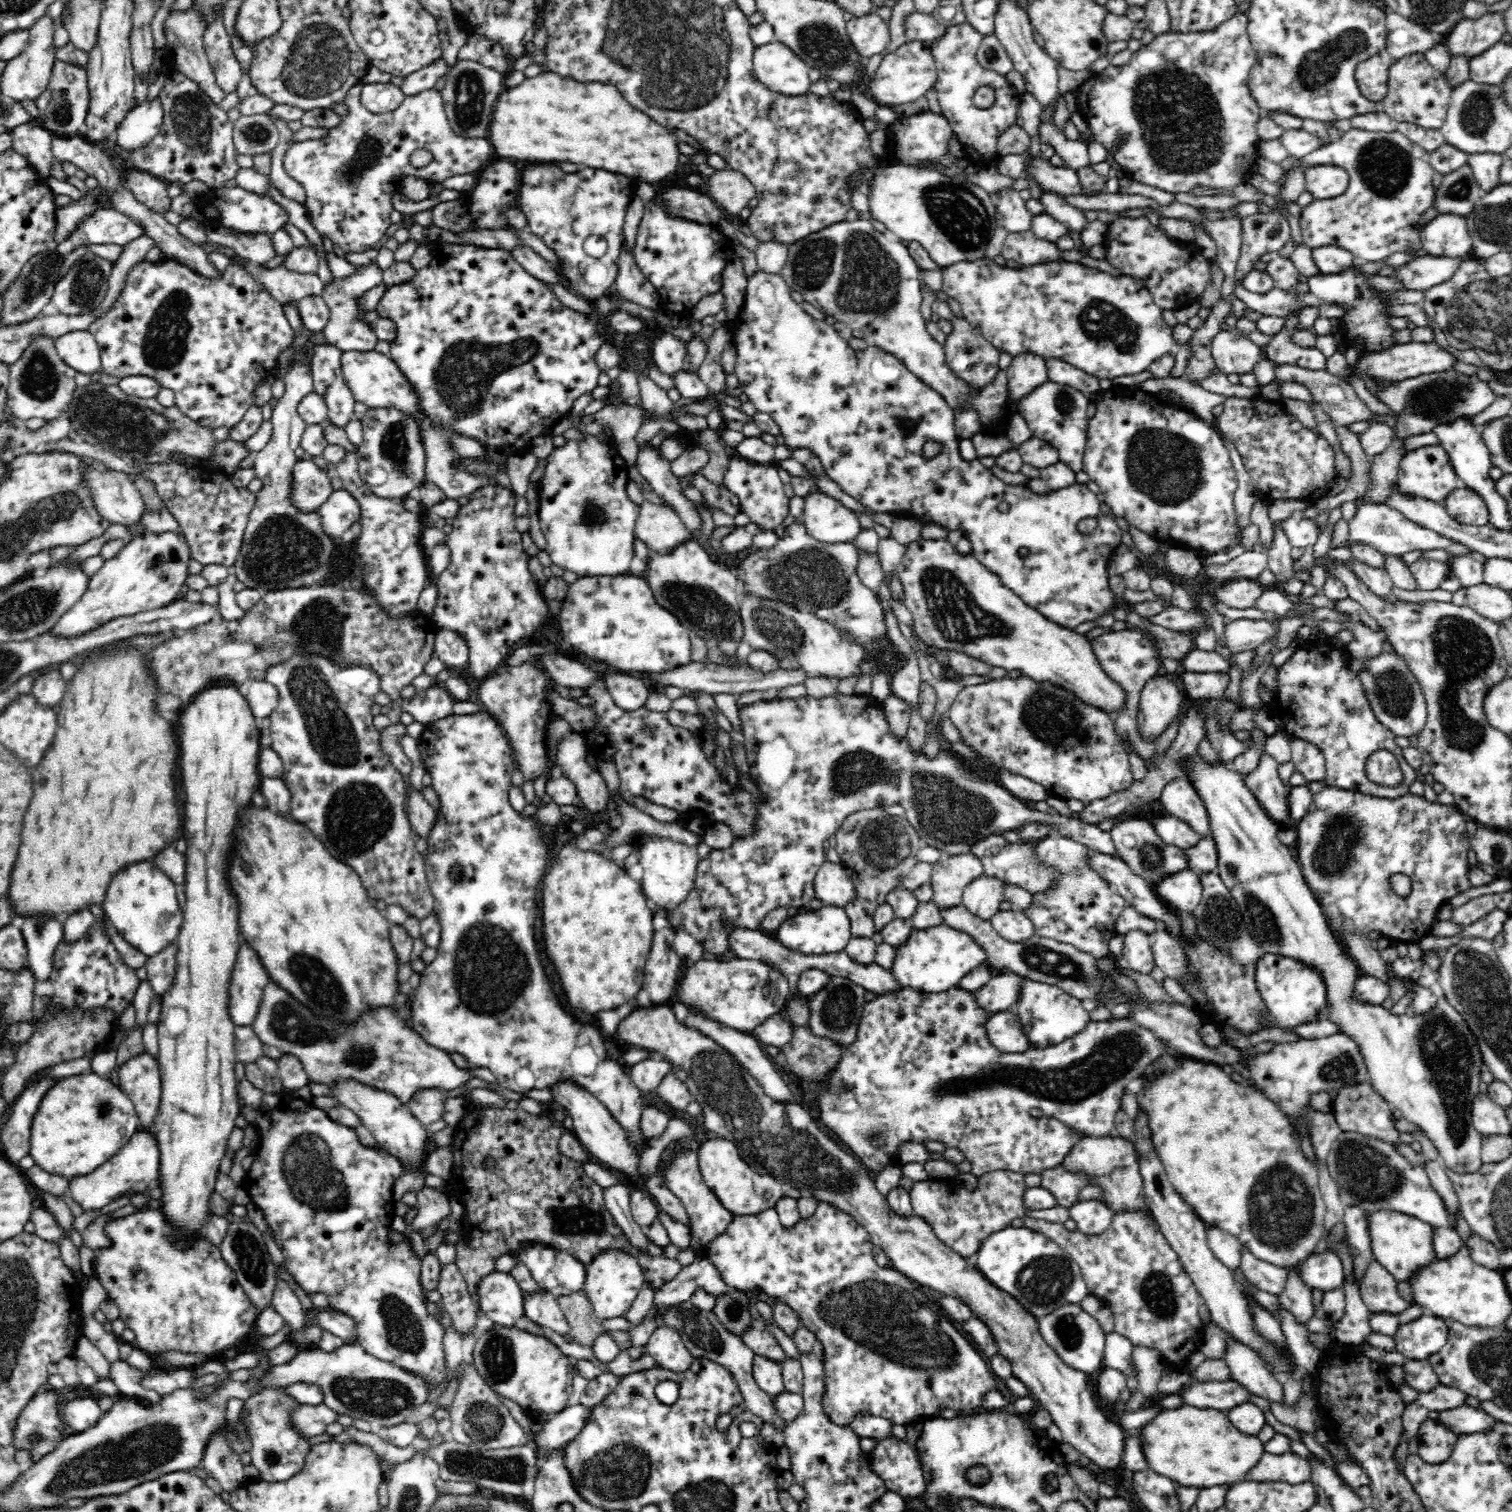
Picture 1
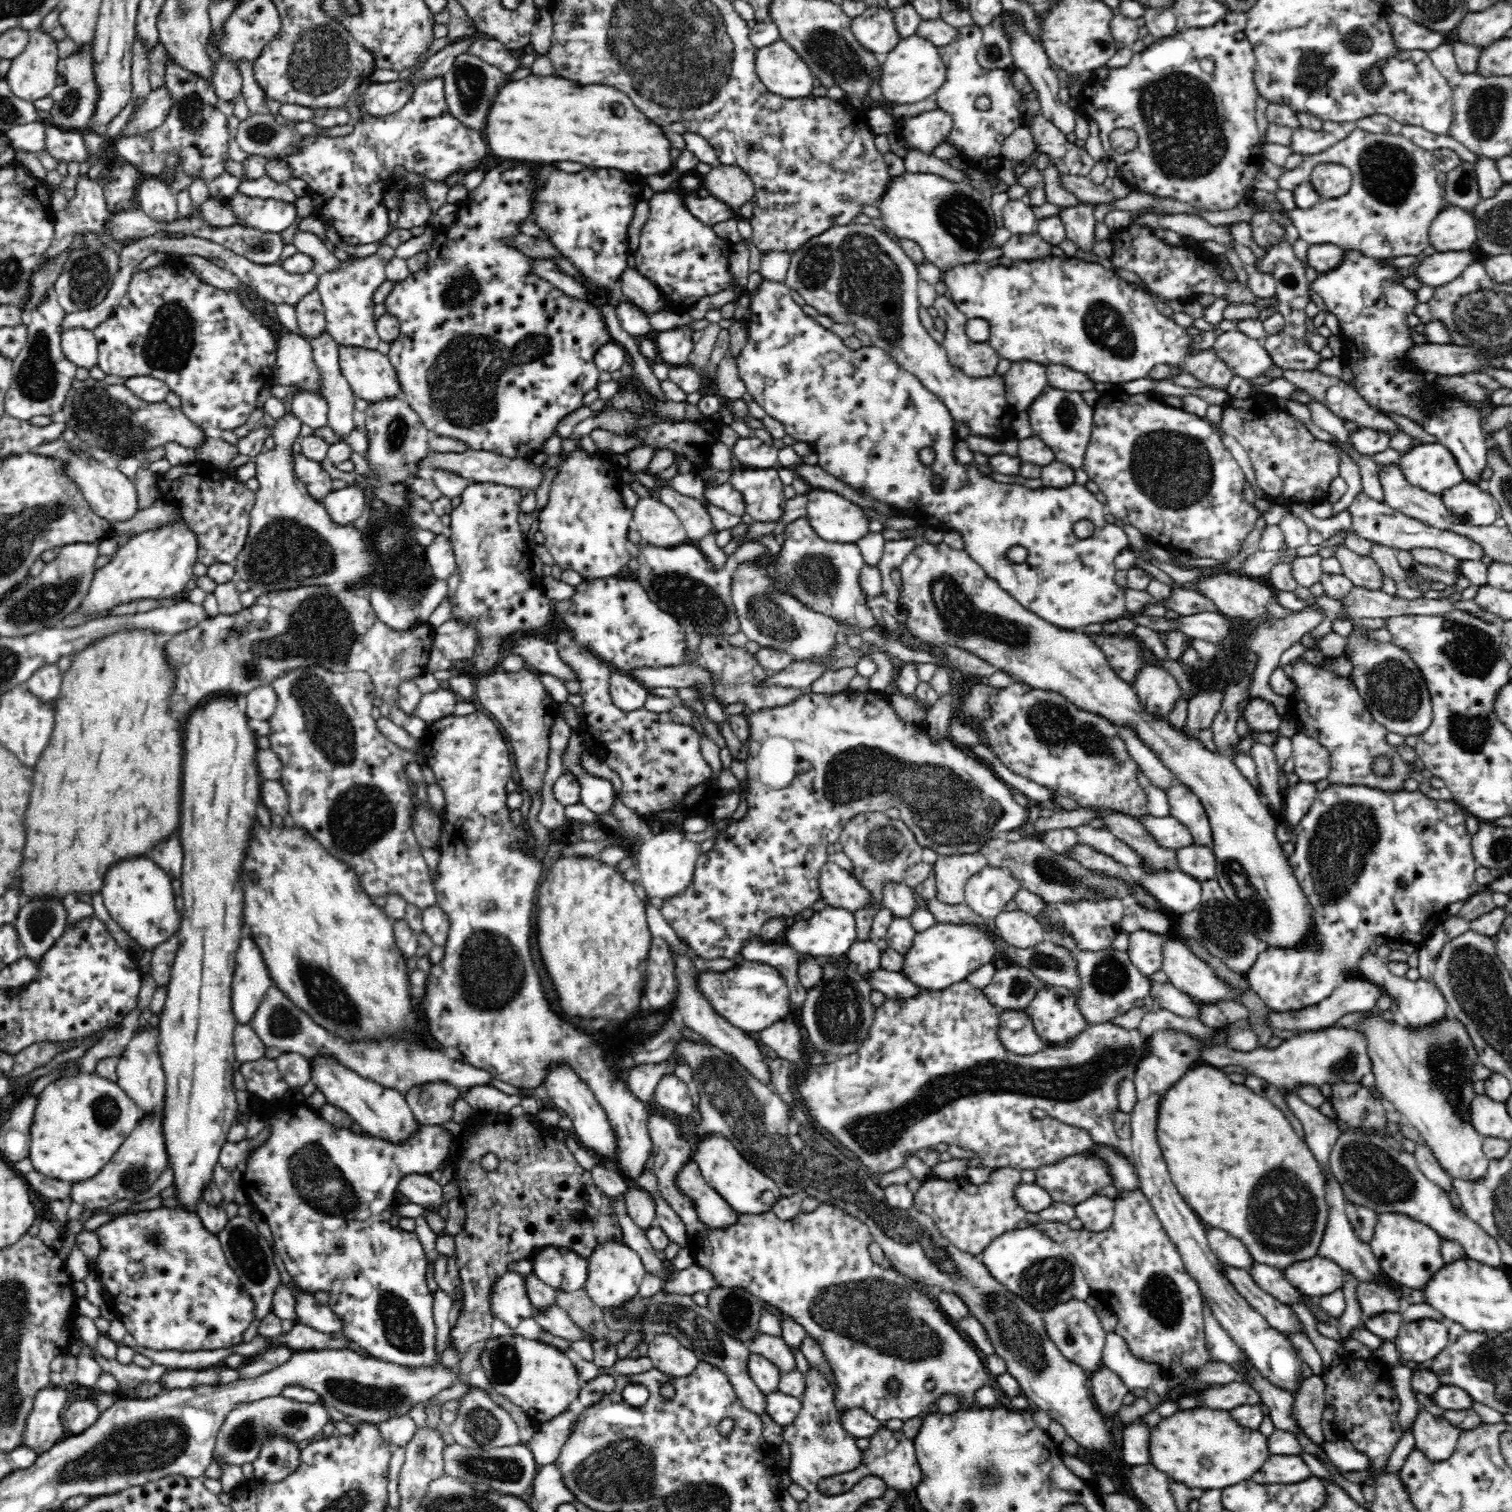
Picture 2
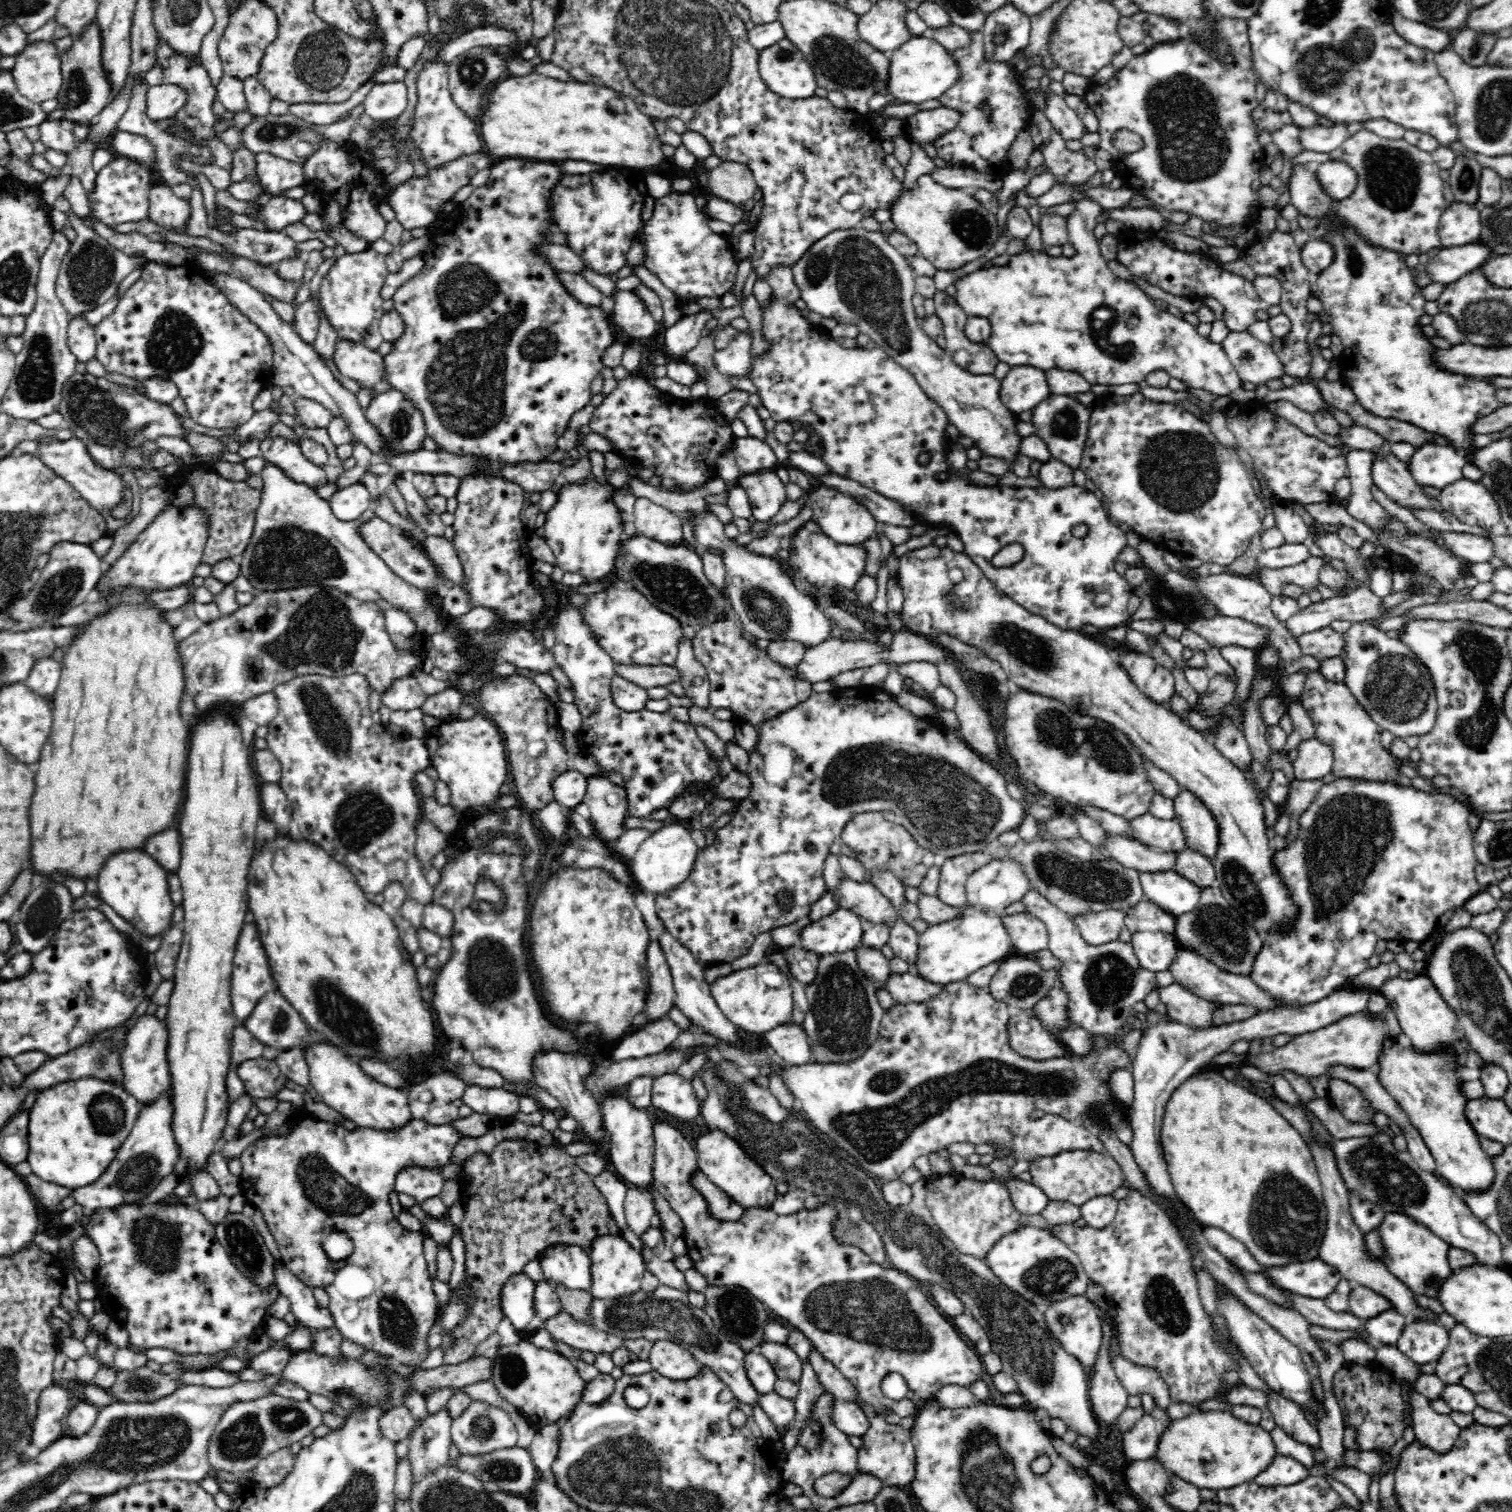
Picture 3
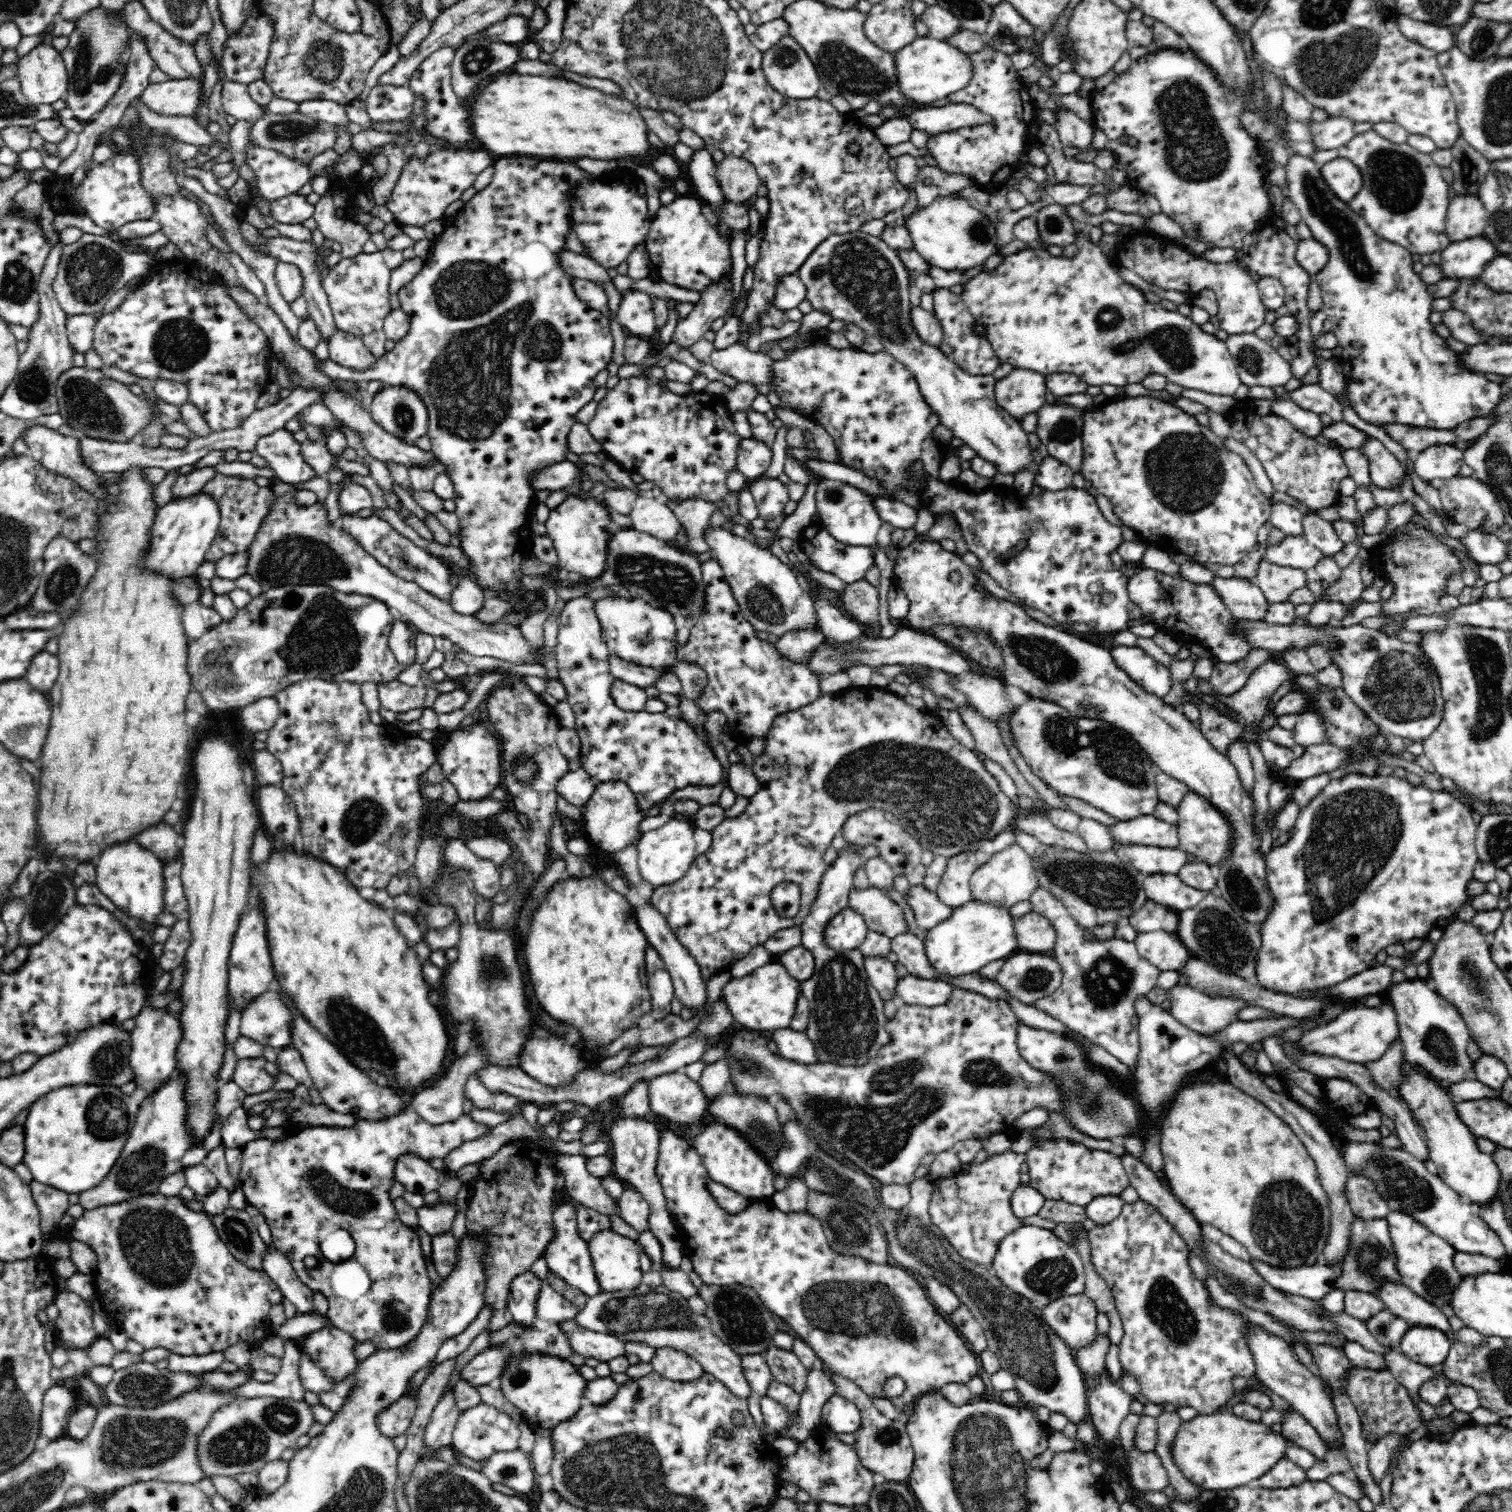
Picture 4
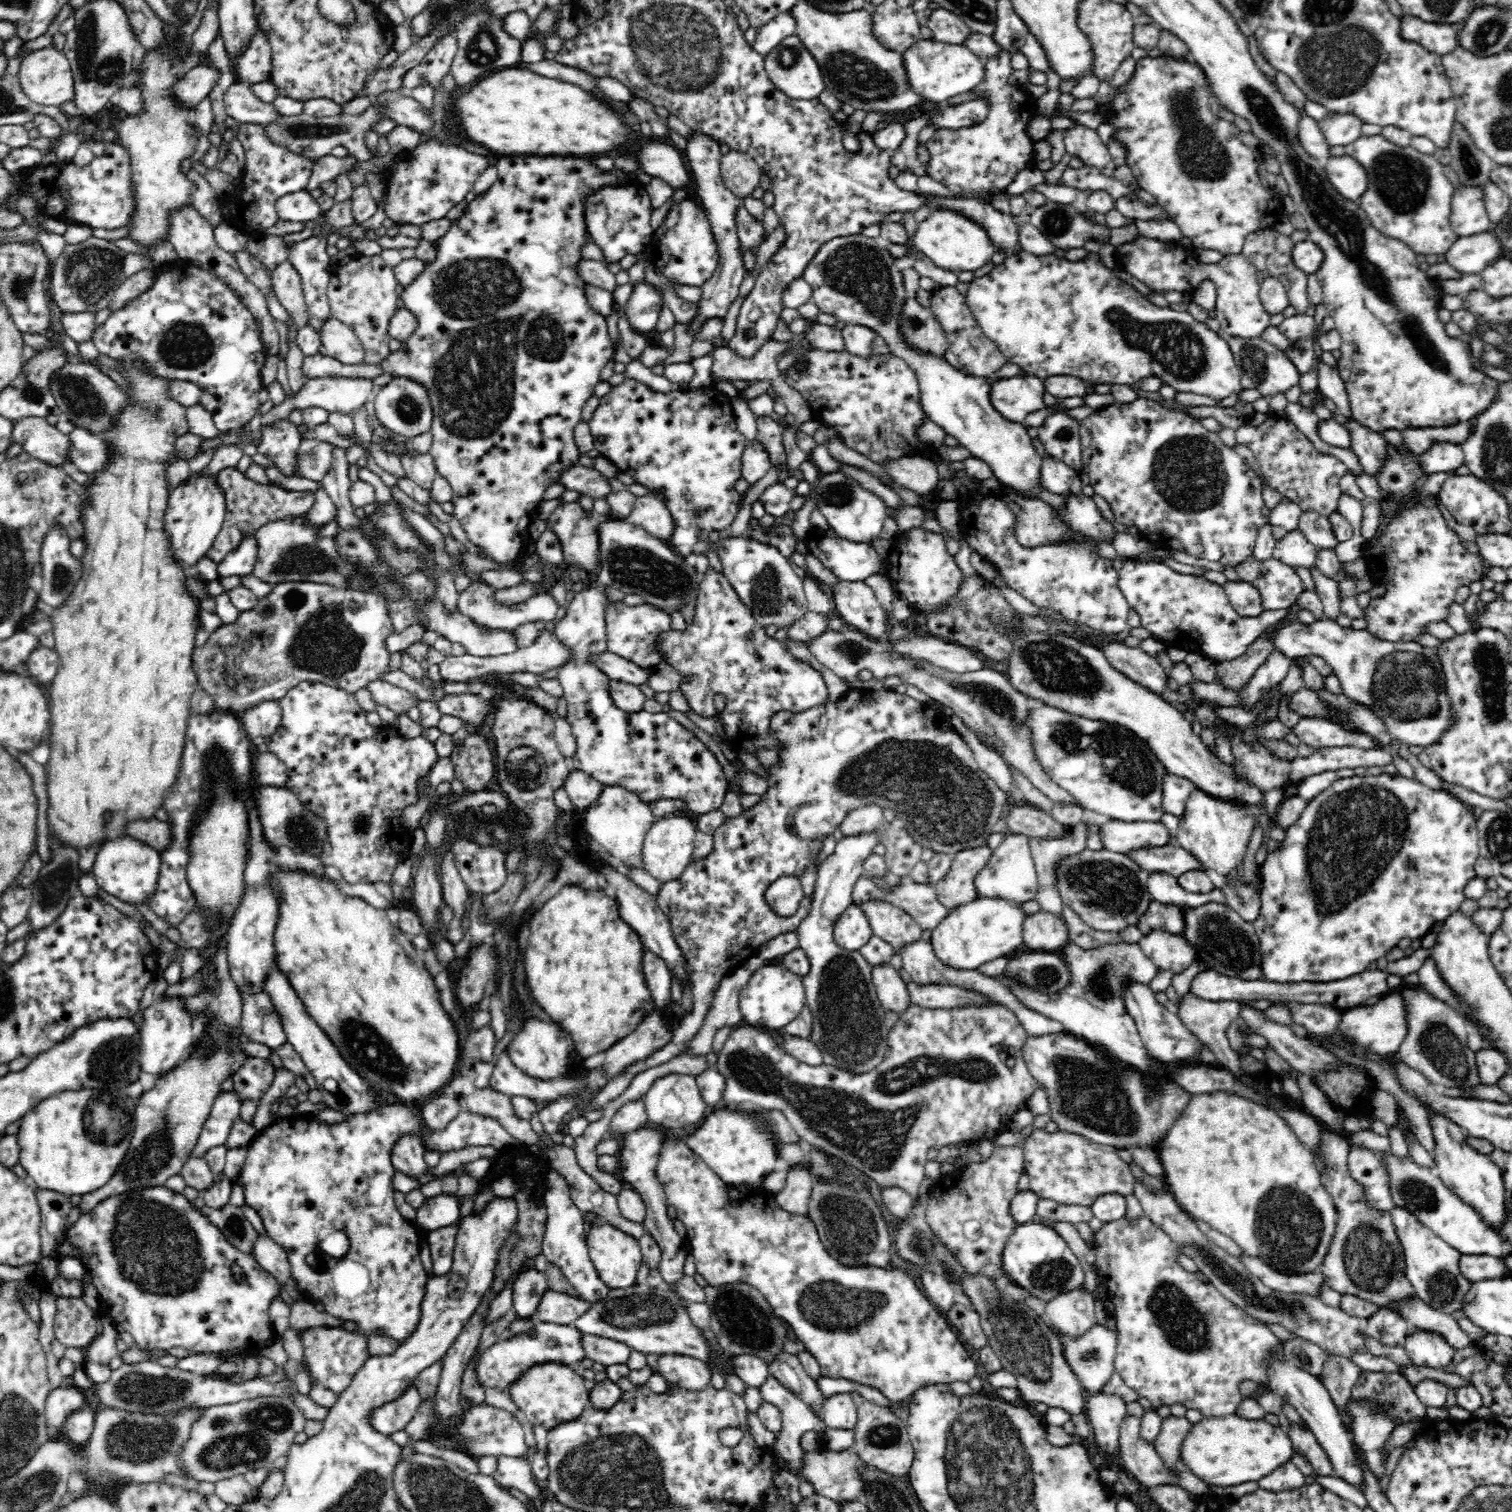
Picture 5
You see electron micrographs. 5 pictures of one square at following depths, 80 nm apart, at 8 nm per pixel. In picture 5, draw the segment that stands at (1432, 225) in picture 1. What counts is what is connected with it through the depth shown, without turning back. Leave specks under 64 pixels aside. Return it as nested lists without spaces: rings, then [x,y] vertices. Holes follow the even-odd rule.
[[[1458,186],[1451,198],[1450,222],[1459,237],[1492,230],[1482,186]]]

